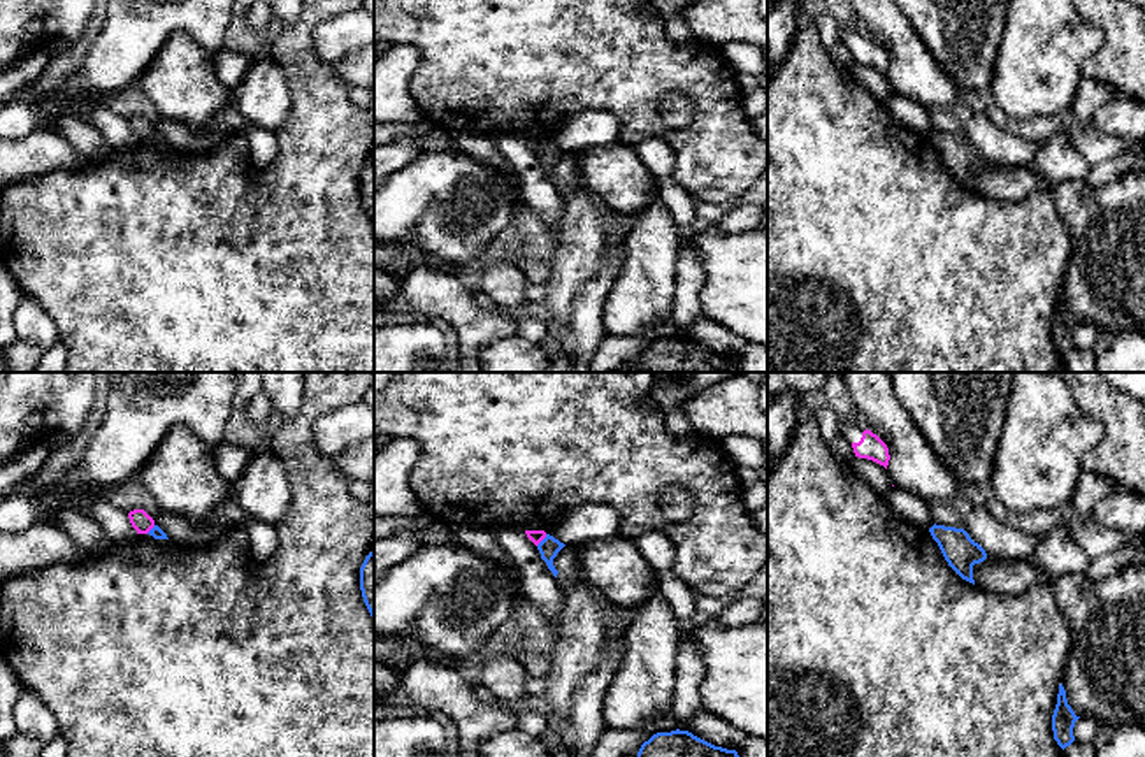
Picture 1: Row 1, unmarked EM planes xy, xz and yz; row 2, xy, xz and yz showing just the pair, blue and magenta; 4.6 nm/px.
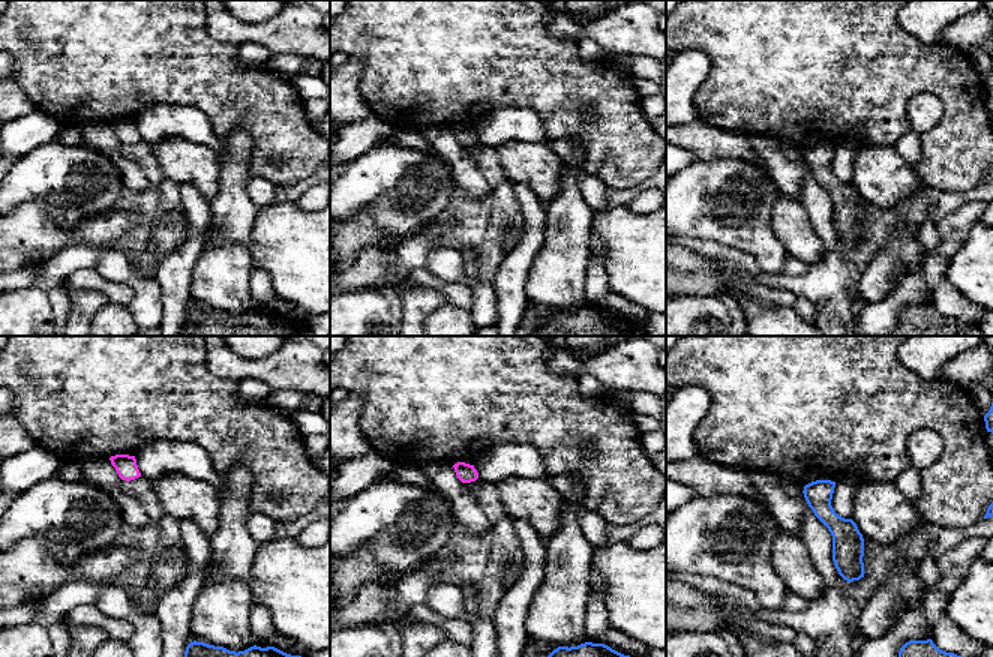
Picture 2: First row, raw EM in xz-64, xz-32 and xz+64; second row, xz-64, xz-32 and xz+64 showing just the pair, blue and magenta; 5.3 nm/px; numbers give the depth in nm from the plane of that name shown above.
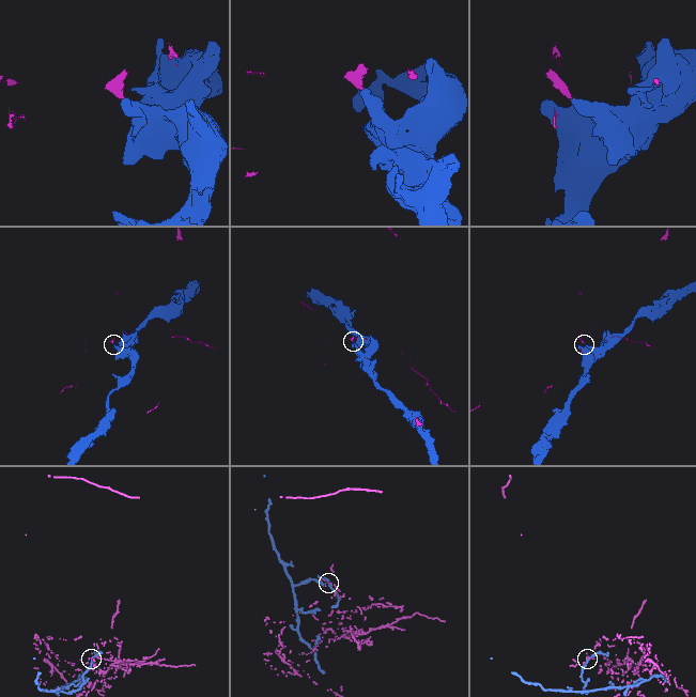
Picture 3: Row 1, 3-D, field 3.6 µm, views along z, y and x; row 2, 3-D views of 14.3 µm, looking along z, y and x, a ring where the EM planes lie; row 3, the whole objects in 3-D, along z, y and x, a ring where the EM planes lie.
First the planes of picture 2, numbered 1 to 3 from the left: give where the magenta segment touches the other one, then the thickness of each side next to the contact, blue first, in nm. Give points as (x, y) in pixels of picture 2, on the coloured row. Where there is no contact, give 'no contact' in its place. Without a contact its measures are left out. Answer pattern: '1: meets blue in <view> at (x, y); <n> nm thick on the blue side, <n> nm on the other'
1: no contact
2: no contact
3: no contact

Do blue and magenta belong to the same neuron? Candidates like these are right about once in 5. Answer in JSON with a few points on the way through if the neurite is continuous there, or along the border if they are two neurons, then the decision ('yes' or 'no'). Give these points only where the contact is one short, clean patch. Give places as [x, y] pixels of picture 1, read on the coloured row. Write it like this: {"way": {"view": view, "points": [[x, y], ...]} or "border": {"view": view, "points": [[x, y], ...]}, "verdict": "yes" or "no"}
{"border": {"view": "xz", "points": [[547, 534], [536, 545]]}, "verdict": "no"}

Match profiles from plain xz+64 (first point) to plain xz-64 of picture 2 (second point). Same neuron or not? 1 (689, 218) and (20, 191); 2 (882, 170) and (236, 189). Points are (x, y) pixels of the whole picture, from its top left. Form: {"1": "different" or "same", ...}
{"1": "same", "2": "different"}

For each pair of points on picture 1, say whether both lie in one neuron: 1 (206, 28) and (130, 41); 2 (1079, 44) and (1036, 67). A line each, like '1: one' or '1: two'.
1: one
2: one

